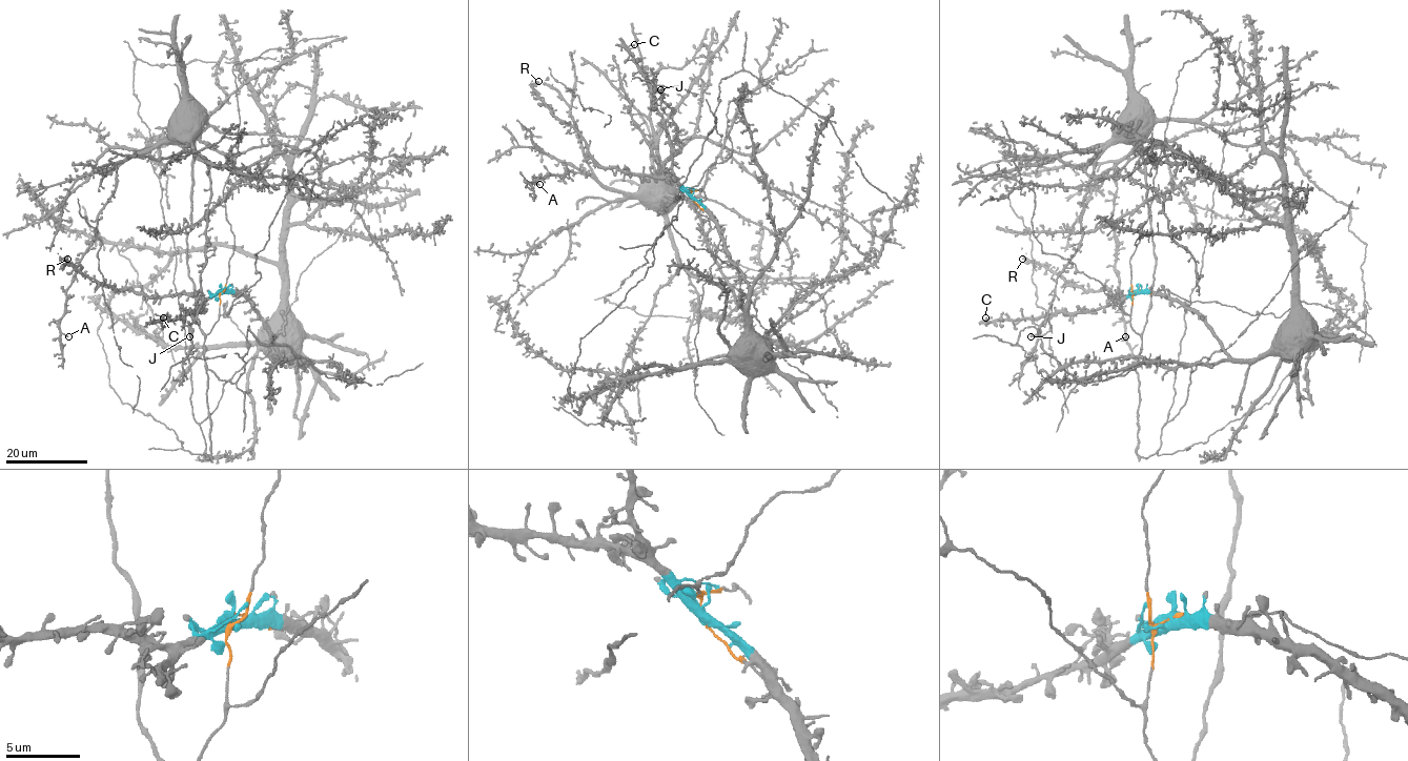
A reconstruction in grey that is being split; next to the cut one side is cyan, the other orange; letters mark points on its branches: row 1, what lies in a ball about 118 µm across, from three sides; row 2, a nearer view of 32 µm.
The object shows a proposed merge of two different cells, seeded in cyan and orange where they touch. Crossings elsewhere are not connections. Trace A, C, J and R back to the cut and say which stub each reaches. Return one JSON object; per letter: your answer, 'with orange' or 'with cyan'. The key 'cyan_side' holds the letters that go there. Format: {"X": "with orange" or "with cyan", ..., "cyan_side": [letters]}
{"A": "with orange", "C": "with cyan", "J": "with orange", "R": "with cyan", "cyan_side": ["C", "R"]}

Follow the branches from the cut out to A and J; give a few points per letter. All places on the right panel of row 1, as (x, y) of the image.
A: (1139, 290), (1129, 322), (1140, 334), (1155, 264), (1146, 164), (1137, 142), (1114, 167), (1115, 271), (1125, 336)
J: (1139, 290), (1140, 334), (1155, 264), (1146, 164), (1114, 141), (1031, 336)

